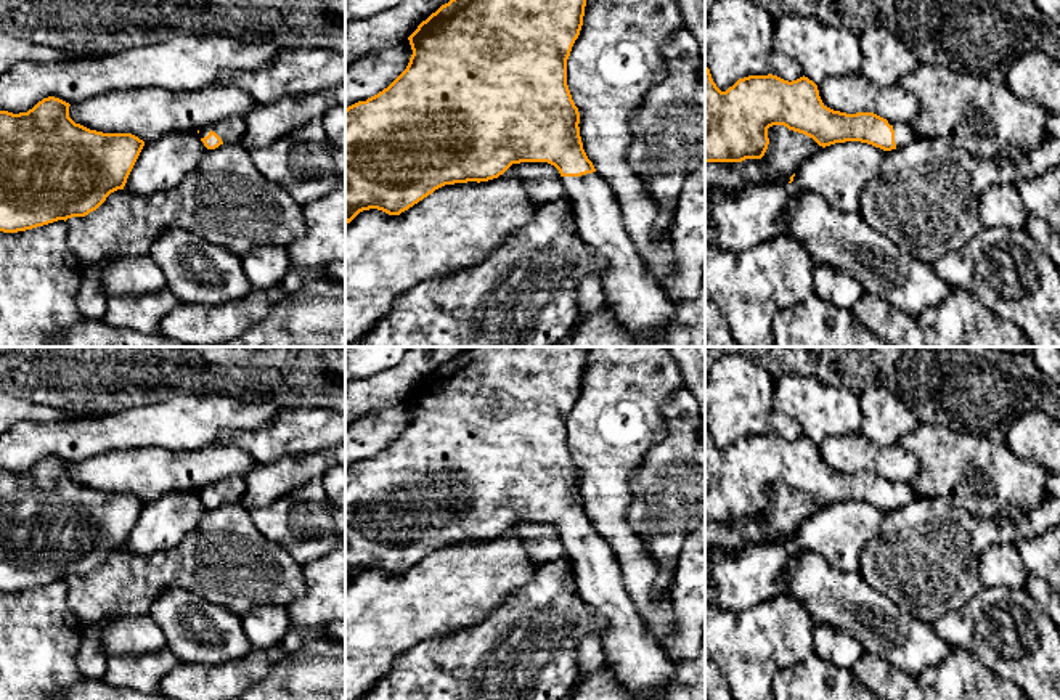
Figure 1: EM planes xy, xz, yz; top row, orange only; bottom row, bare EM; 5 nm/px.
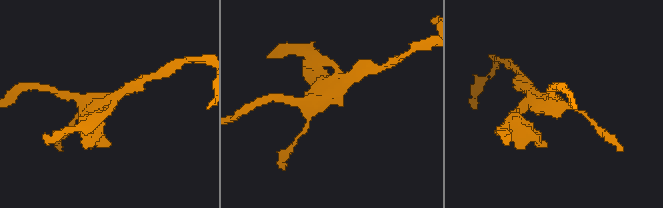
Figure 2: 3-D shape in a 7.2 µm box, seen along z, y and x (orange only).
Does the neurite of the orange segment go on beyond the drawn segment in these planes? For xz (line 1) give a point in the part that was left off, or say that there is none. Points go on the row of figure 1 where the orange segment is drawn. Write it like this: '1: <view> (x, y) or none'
1: xz (641, 307)

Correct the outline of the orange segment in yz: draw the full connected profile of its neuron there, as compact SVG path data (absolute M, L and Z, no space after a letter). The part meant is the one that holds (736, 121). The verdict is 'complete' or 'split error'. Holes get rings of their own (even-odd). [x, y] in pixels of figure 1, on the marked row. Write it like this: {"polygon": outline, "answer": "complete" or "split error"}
{"polygon": "M705 64L705 162L761 159L769 144L768 128L773 125L803 133L822 148L861 141L891 151L920 140L911 124L890 125L887 119L874 112L846 114L827 108L819 96L817 85L805 75L792 82L773 74L748 75L721 92Z", "answer": "split error"}

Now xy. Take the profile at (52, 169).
{"polygon": "M48 96L27 112L0 111L0 231L85 217L111 193L124 189L145 141L132 133L103 133L75 124L69 106Z", "answer": "complete"}

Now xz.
{"polygon": "M450 0L422 21L408 37L413 55L406 69L382 92L358 101L345 109L345 222L350 223L360 212L377 209L389 215L400 215L435 189L445 185L488 181L503 175L512 164L520 162L548 162L561 173L564 194L570 197L575 214L578 236L594 247L605 260L602 291L605 302L612 305L618 323L631 336L652 336L663 329L675 318L675 307L665 292L654 283L642 257L636 252L634 244L622 222L622 210L610 185L596 172L588 159L580 136L580 112L575 106L567 85L567 59L572 47L583 26L586 0Z", "answer": "split error"}

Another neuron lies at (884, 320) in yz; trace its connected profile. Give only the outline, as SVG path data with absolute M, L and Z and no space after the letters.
M864 292L851 313L858 323L895 347L927 347L917 318L879 295Z

